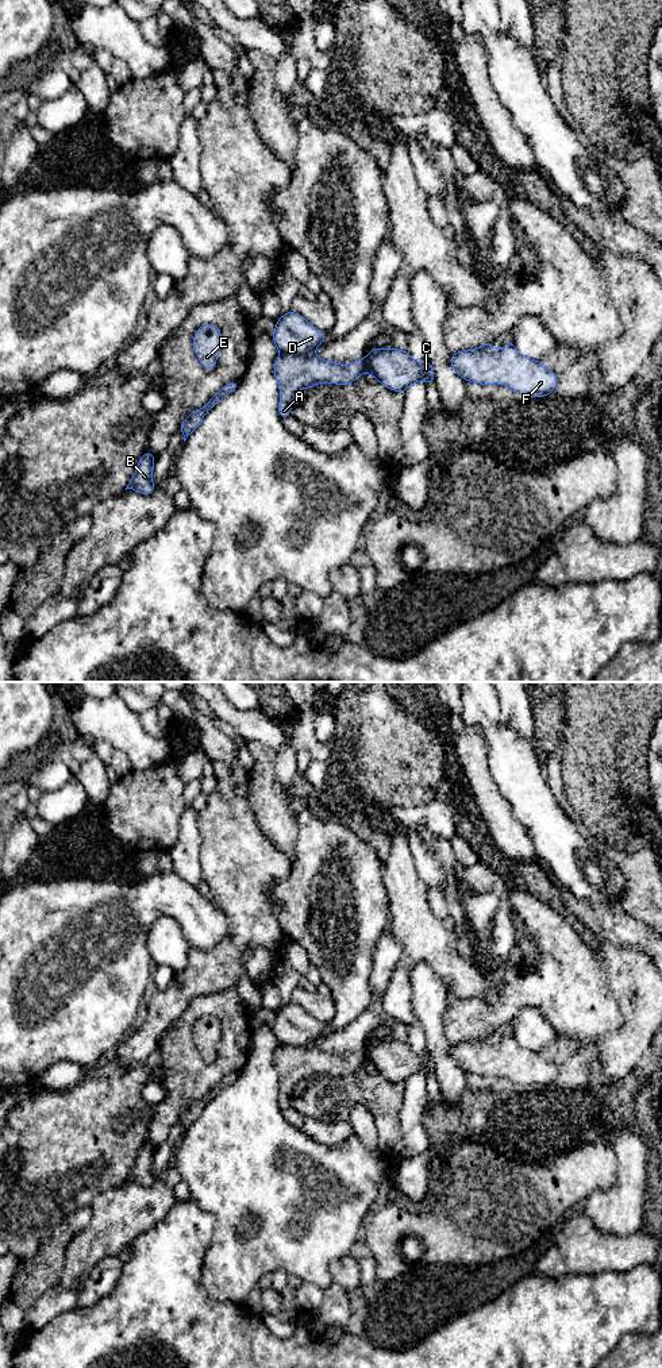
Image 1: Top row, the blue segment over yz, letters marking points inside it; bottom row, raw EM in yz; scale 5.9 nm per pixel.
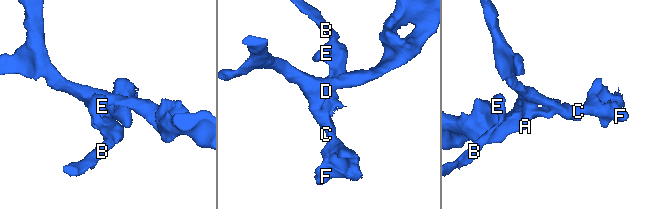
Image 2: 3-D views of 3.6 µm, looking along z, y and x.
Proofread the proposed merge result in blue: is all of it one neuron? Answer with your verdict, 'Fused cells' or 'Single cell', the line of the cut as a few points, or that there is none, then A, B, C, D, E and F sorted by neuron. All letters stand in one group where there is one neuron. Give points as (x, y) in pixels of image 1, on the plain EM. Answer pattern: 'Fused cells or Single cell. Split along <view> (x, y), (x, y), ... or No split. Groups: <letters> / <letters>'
Fused cells. Split along yz (280, 1044), (311, 1045). Groups: A B E / C D F

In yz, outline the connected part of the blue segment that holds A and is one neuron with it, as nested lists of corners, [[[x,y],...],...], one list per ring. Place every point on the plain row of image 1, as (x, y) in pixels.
[[[280,1045],[273,1064],[280,1079],[278,1106],[284,1111],[290,1106],[293,1088],[300,1080],[317,1075],[353,1075],[361,1066],[367,1064],[367,1057],[365,1049],[345,1057],[323,1052],[316,1045]]]

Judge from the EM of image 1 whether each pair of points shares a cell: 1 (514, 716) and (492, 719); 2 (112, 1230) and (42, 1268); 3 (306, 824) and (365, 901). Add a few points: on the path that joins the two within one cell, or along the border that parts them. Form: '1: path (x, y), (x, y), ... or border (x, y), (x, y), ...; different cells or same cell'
1: border (496, 696), (500, 704), (501, 719), (526, 739); different cells
2: border (83, 1229), (65, 1251), (65, 1266), (57, 1283); different cells
3: path (320, 846), (320, 864), (343, 886); same cell

